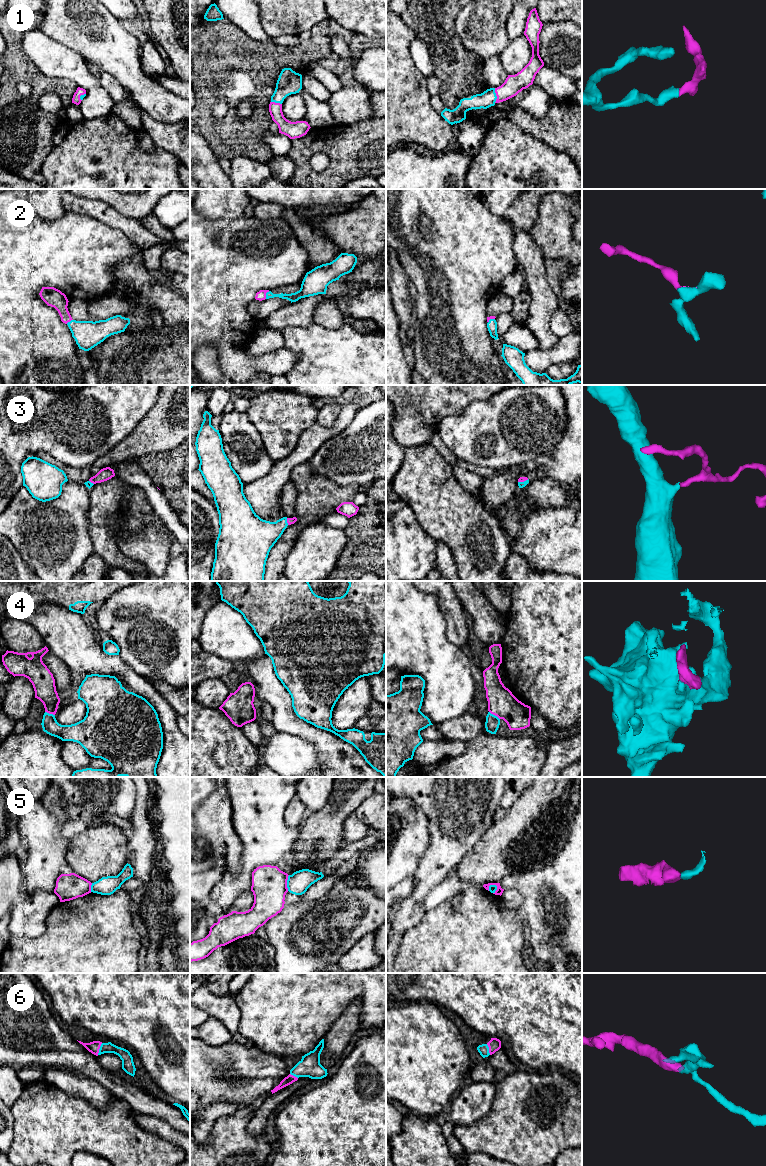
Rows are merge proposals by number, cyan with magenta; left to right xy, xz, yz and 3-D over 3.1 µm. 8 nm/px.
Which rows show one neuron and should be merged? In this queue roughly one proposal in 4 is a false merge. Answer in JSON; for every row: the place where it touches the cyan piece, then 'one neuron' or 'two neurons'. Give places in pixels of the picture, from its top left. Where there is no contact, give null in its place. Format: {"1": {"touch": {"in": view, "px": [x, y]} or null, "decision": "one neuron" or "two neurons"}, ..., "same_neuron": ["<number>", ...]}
{"1": {"touch": {"in": "yz", "px": [495, 95]}, "decision": "one neuron"}, "2": {"touch": {"in": "xz", "px": [266, 294]}, "decision": "one neuron"}, "3": {"touch": {"in": "yz", "px": [524, 481]}, "decision": "one neuron"}, "4": {"touch": {"in": "yz", "px": [494, 715]}, "decision": "one neuron"}, "5": {"touch": {"in": "xz", "px": [287, 883]}, "decision": "two neurons"}, "6": {"touch": {"in": "xy", "px": [99, 1049]}, "decision": "one neuron"}, "same_neuron": ["1", "2", "3", "4", "6"]}

